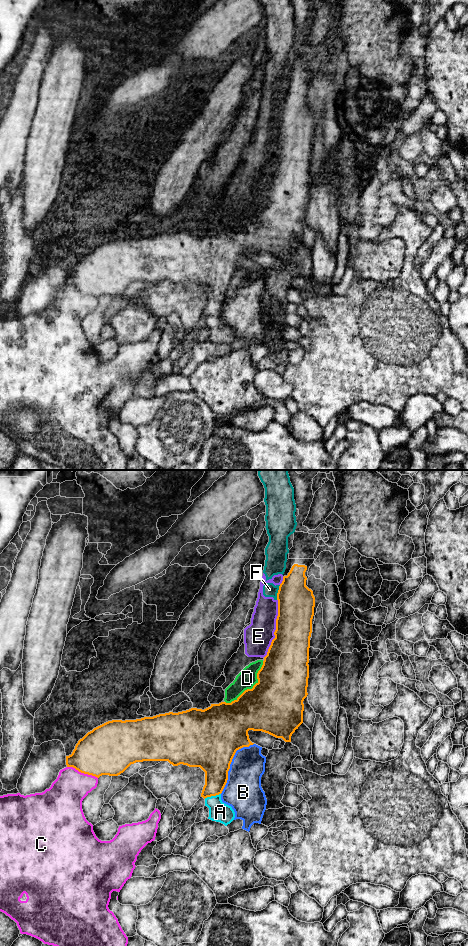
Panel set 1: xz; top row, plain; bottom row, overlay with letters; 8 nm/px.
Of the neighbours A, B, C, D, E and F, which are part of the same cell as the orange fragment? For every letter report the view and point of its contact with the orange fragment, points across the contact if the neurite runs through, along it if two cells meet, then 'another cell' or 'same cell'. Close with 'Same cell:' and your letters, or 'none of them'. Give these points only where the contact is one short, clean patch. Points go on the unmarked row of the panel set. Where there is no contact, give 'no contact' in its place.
A: meets orange in xz at (212, 315); runs through xz (215, 284), (215, 302), (212, 315), (212, 320), (220, 332); same cell
B: meets orange in xz at (230, 283); another cell
C: meets orange in xz at (82, 292); another cell
D: meets orange in xz at (252, 208); another cell
E: meets orange in xz at (276, 148); another cell
F: meets orange in xz at (278, 112); border along xz (280, 105), (276, 119); another cell
Same cell: A

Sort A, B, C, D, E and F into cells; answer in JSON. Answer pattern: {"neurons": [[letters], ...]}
{"neurons": [["A"], ["B"], ["C"], ["D", "E", "F"]]}

